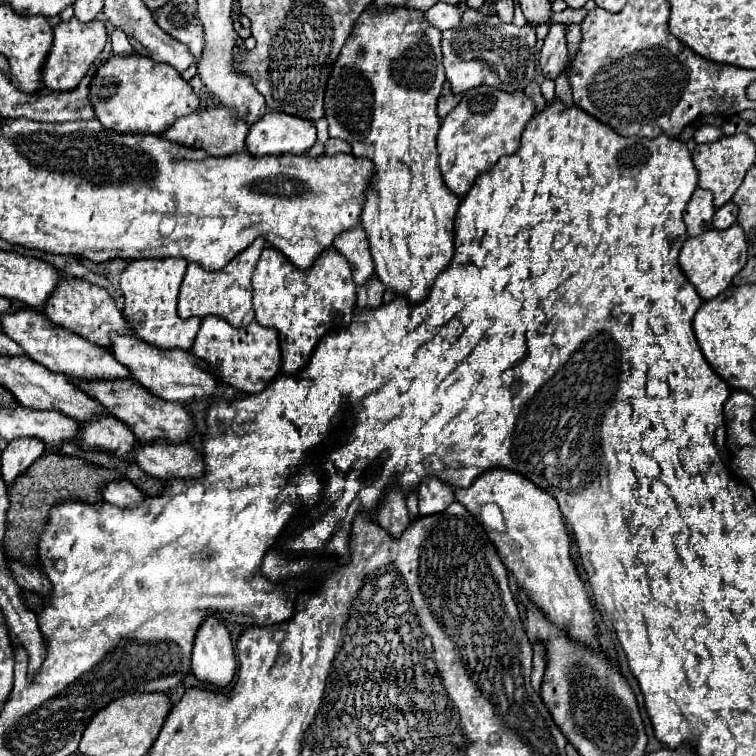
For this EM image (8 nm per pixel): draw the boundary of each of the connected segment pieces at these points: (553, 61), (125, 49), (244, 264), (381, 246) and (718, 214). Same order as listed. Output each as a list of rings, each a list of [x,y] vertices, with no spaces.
[[[553,23],[547,37],[545,45],[539,55],[539,65],[545,77],[555,79],[567,63],[567,25],[565,23]]]
[[[117,27],[109,33],[109,43],[111,43],[111,47],[113,47],[113,55],[127,55],[127,53],[133,51],[133,47],[129,45],[125,33],[119,31]]]
[[[253,241],[247,249],[243,249],[233,261],[229,261],[223,269],[219,271],[207,271],[199,267],[197,263],[189,263],[185,279],[181,283],[181,293],[179,293],[179,307],[177,313],[179,317],[205,317],[205,315],[219,315],[225,321],[229,321],[233,327],[245,327],[251,323],[253,317],[253,285],[251,277],[255,271],[255,265],[261,257],[261,251],[265,249],[267,241]]]
[[[399,7],[365,9],[361,13],[361,17],[355,21],[351,37],[343,45],[343,49],[333,65],[333,71],[327,79],[327,89],[325,89],[325,119],[329,121],[329,135],[345,139],[353,147],[355,157],[367,157],[375,163],[373,189],[367,195],[367,203],[365,203],[363,213],[361,213],[363,229],[367,225],[367,239],[369,239],[369,249],[371,249],[373,261],[375,261],[375,273],[385,287],[389,287],[395,295],[405,297],[409,303],[423,303],[429,297],[429,291],[431,291],[437,275],[443,273],[443,269],[447,269],[447,265],[451,263],[453,253],[455,253],[455,215],[457,215],[457,209],[461,203],[459,197],[447,189],[447,185],[441,177],[441,171],[439,171],[439,163],[437,163],[437,149],[435,149],[435,137],[439,133],[437,99],[439,99],[441,87],[445,83],[445,73],[443,73],[439,49],[441,49],[441,31],[435,29],[433,25],[429,25],[423,19],[421,11],[407,11],[407,9],[399,9]]]
[[[729,201],[729,203],[725,203],[723,207],[719,207],[715,211],[713,227],[715,229],[727,229],[727,227],[731,227],[737,221],[737,215],[739,215],[739,207],[733,201]]]

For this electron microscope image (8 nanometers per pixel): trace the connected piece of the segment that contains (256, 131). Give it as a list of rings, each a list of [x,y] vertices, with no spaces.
[[[271,111],[249,127],[247,151],[255,157],[265,155],[305,155],[317,143],[313,121]]]

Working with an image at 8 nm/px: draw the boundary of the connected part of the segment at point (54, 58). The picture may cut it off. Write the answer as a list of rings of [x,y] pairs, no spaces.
[[[71,19],[65,23],[59,23],[53,29],[53,45],[51,51],[47,55],[47,61],[41,69],[41,81],[45,87],[55,89],[55,91],[71,91],[79,85],[79,81],[83,79],[83,75],[87,73],[87,69],[91,67],[91,63],[95,61],[95,57],[103,51],[107,43],[107,31],[103,21],[89,21],[83,23],[79,19]]]

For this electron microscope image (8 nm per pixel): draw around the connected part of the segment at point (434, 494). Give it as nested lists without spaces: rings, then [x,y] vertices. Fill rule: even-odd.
[[[425,477],[419,487],[417,487],[417,497],[419,497],[419,513],[421,515],[431,515],[447,509],[453,497],[453,487],[443,483],[437,477]]]

